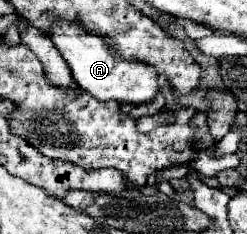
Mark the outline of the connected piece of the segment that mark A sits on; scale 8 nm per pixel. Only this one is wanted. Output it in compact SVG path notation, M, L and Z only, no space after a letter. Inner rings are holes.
M60 22L52 28L50 36L56 48L62 52L62 56L70 64L74 80L80 84L84 92L92 94L94 98L102 102L108 102L108 100L130 102L138 106L138 104L148 104L158 96L160 88L158 88L156 72L146 64L120 58L98 34L86 32L82 26L76 26L76 24Z

